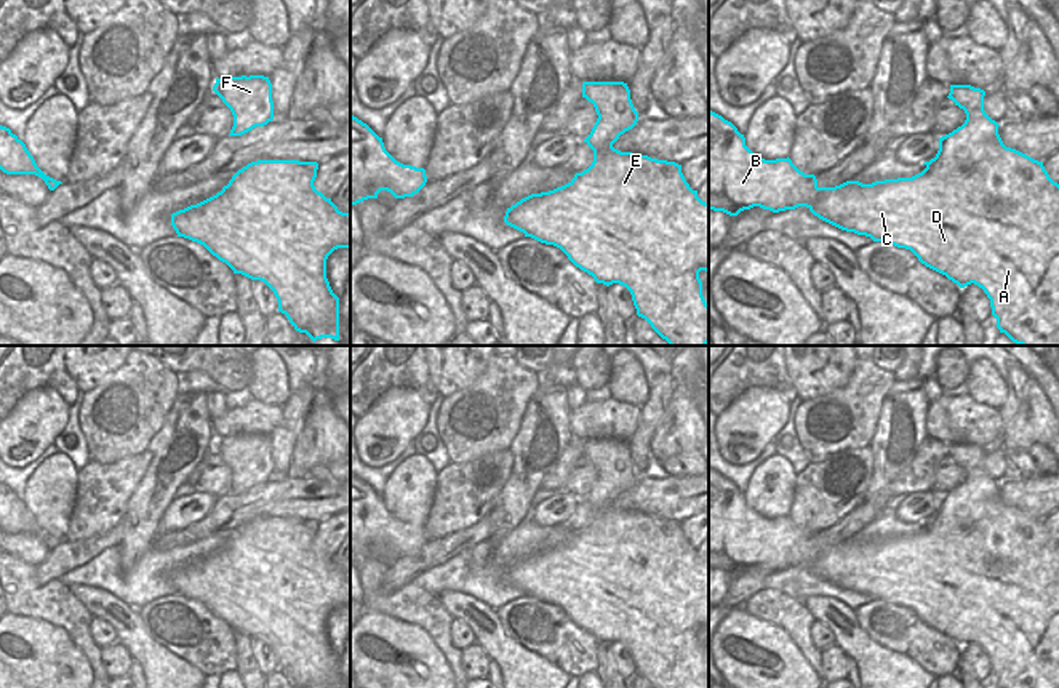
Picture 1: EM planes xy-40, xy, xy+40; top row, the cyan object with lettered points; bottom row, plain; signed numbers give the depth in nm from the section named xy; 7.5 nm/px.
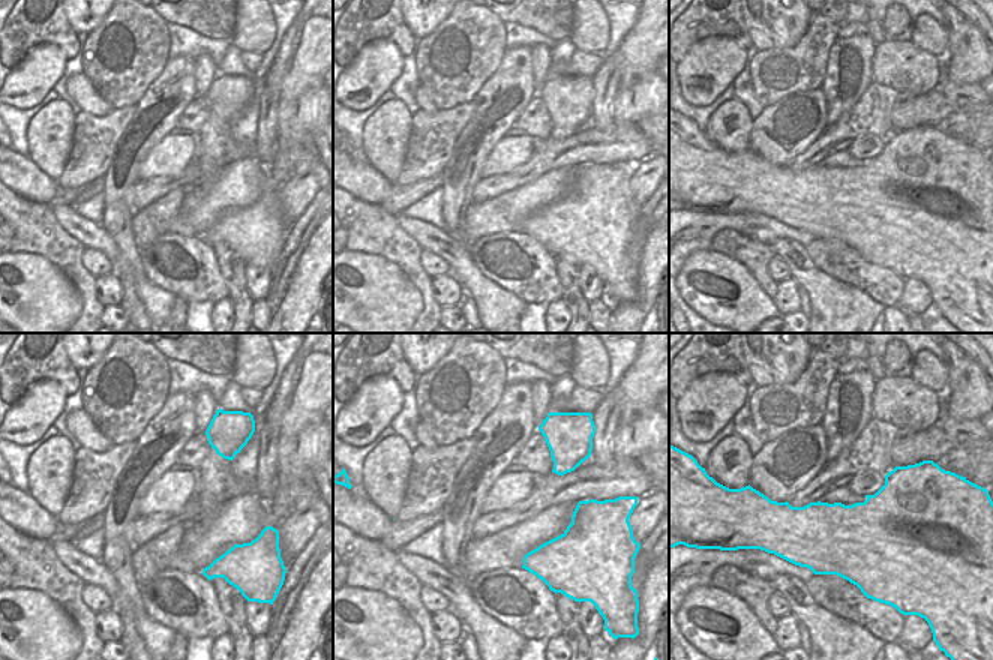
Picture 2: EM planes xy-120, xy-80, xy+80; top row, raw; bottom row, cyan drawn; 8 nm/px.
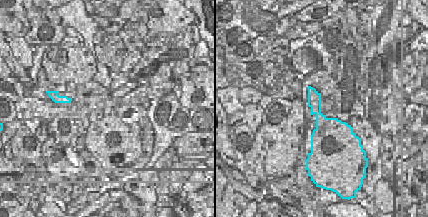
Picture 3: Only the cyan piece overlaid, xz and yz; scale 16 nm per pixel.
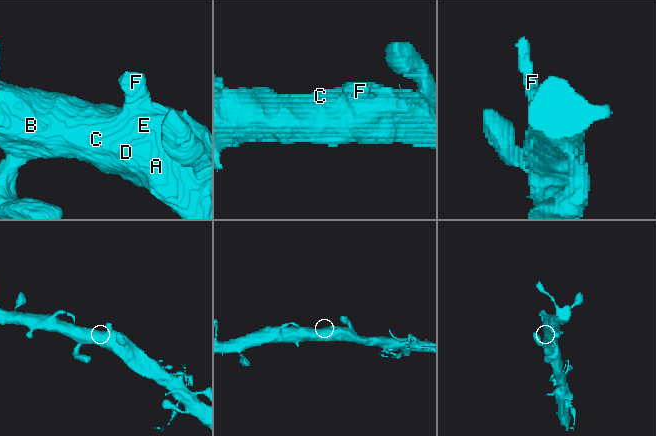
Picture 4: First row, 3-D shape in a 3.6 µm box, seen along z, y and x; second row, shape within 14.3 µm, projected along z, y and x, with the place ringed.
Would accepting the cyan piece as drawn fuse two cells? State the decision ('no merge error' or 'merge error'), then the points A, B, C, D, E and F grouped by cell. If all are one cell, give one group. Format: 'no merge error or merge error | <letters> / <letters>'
no merge error | A B C D E F

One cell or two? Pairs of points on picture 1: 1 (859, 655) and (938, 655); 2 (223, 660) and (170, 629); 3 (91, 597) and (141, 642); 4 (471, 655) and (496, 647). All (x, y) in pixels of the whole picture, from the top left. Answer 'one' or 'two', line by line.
1: two
2: one
3: one
4: two

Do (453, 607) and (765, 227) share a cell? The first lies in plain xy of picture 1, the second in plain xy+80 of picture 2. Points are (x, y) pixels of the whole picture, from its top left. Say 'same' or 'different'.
different

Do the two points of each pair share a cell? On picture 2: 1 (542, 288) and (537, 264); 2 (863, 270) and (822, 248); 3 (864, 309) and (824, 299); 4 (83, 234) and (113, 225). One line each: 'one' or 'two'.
1: one
2: one
3: one
4: two

